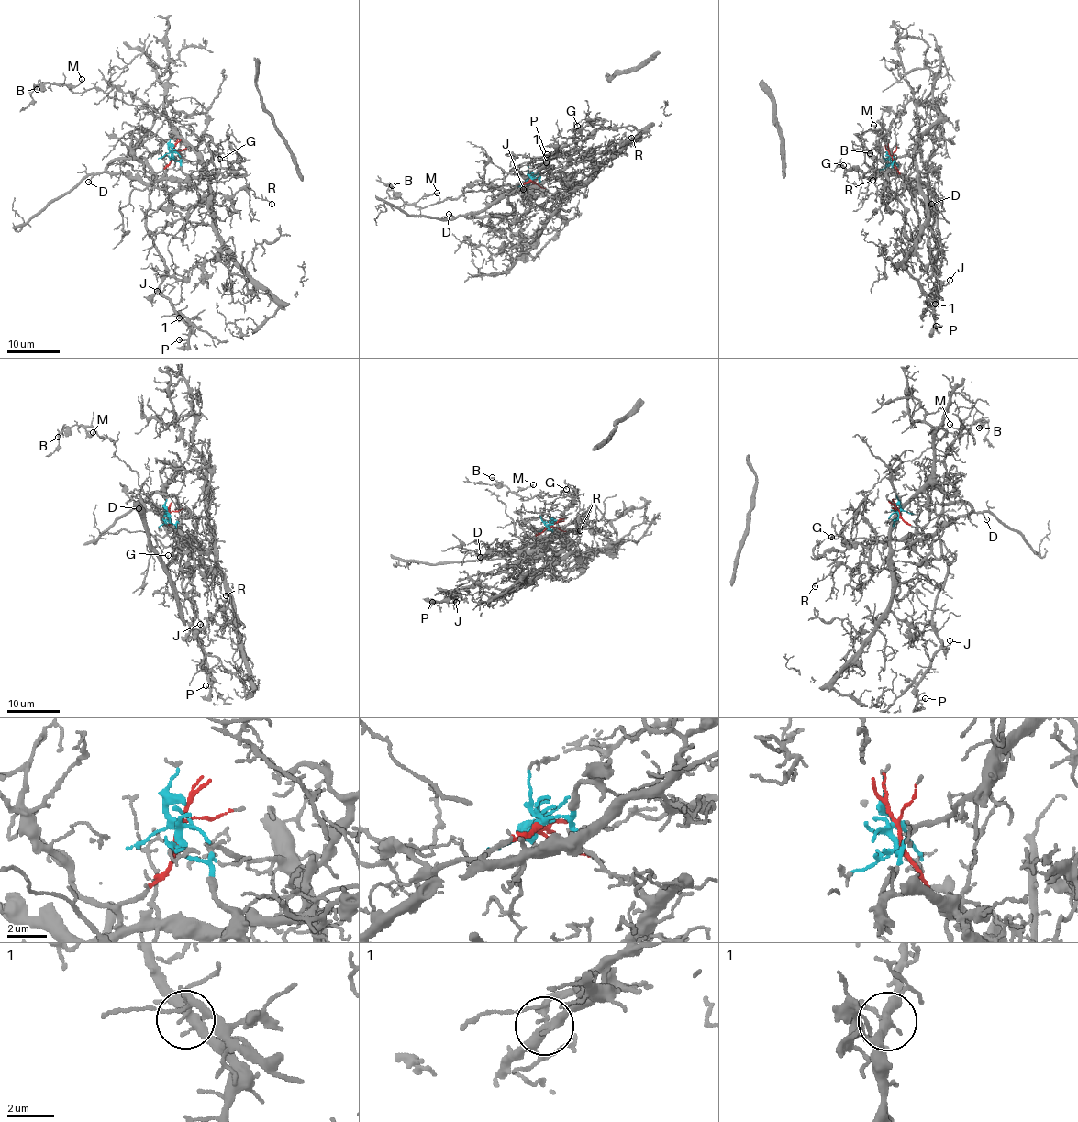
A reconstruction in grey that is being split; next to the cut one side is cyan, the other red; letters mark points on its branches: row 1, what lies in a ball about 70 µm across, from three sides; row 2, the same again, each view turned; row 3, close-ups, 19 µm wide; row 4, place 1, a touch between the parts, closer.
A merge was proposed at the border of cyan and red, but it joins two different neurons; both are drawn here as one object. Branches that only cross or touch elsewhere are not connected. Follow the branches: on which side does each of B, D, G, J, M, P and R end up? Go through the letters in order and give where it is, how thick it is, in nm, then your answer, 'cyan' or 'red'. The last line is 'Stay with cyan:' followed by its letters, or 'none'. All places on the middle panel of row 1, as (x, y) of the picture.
B: at (392, 185); 110 nm thick; red
D: at (449, 214); 130 nm thick; red
G: at (577, 126); 110 nm thick; red
J: at (523, 189); 130 nm thick; red
M: at (437, 193); 130 nm thick; red
P: at (547, 154); 130 nm thick; red
R: at (631, 138); 120 nm thick; red
Stay with cyan: none

